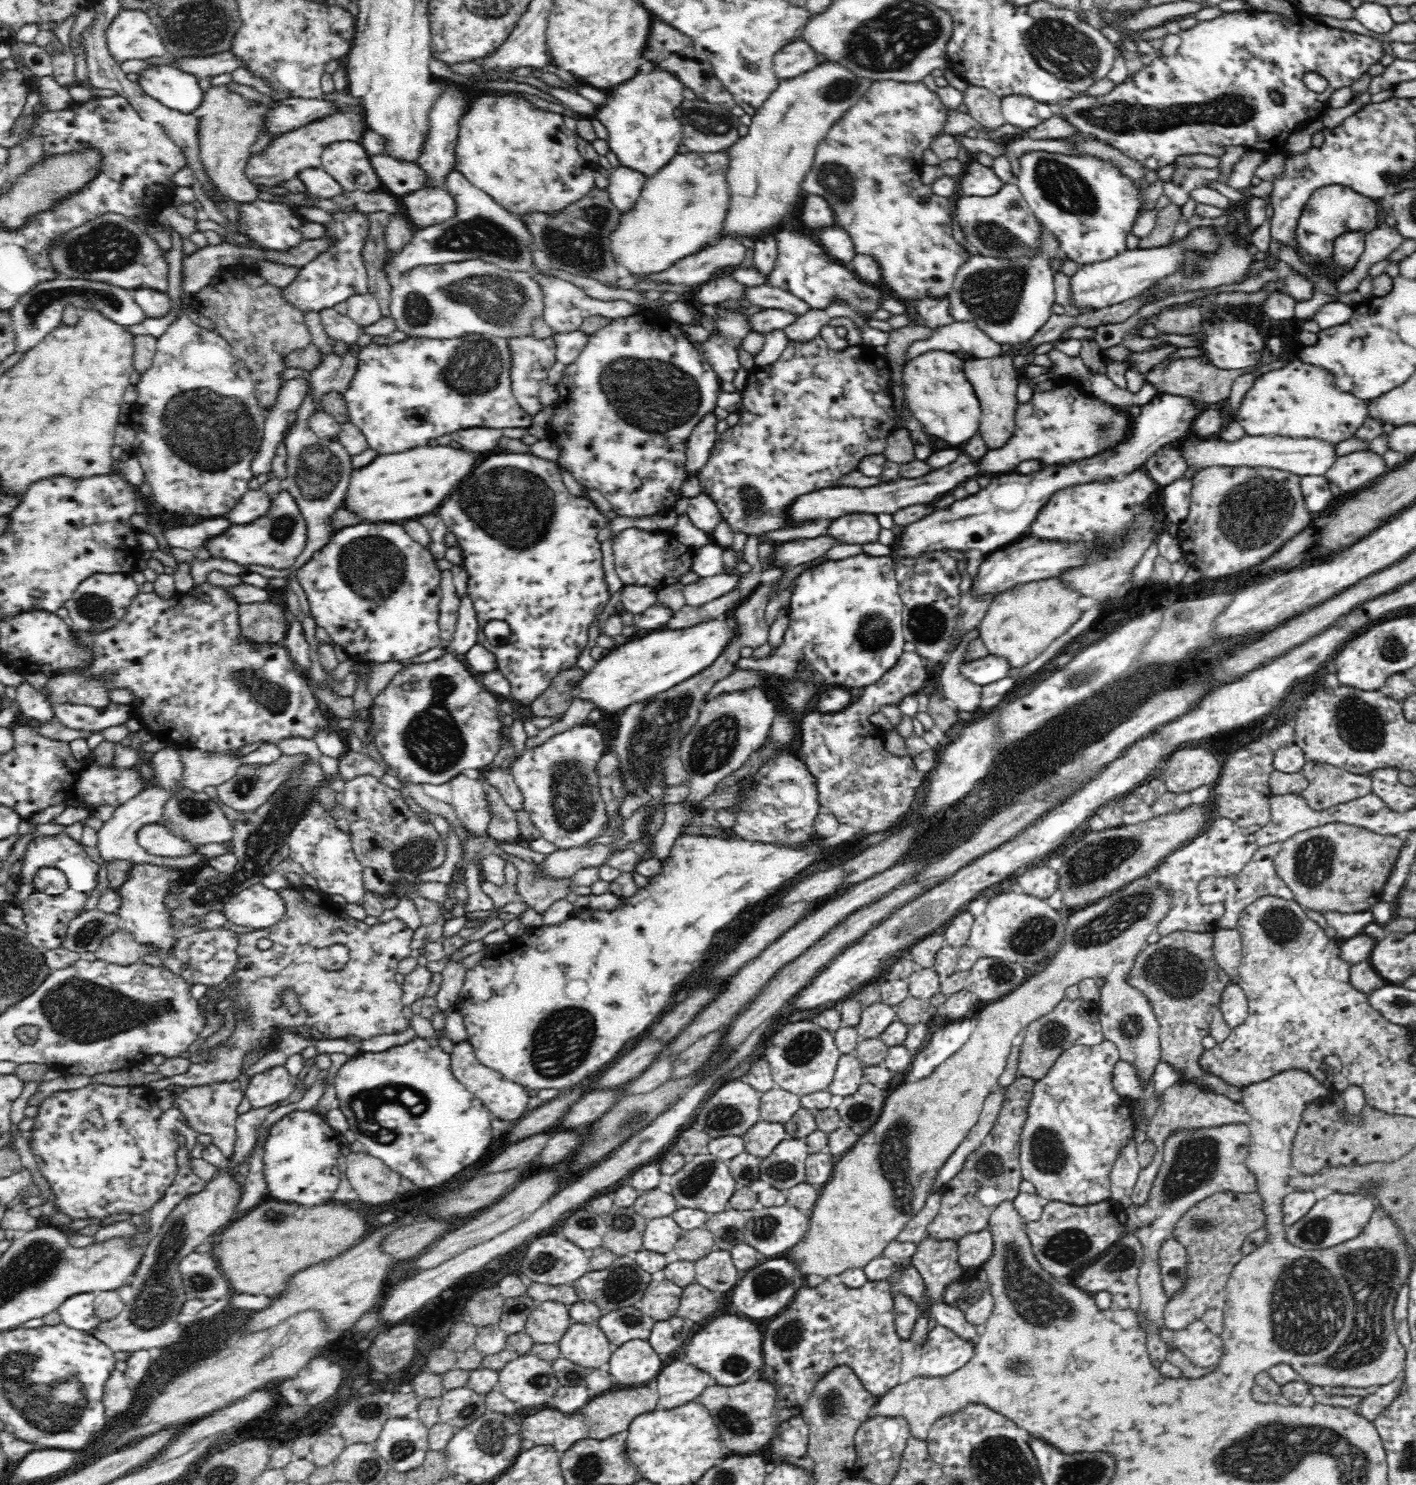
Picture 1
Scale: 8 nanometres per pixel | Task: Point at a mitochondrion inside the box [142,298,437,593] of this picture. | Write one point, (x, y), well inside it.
(208, 428)

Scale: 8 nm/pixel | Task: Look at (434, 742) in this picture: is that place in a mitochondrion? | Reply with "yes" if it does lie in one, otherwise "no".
yes

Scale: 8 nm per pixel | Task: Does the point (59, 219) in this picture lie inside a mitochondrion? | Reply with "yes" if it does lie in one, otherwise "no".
yes

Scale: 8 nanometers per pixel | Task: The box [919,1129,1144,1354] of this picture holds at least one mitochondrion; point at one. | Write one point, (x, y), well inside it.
(1037, 1304)

